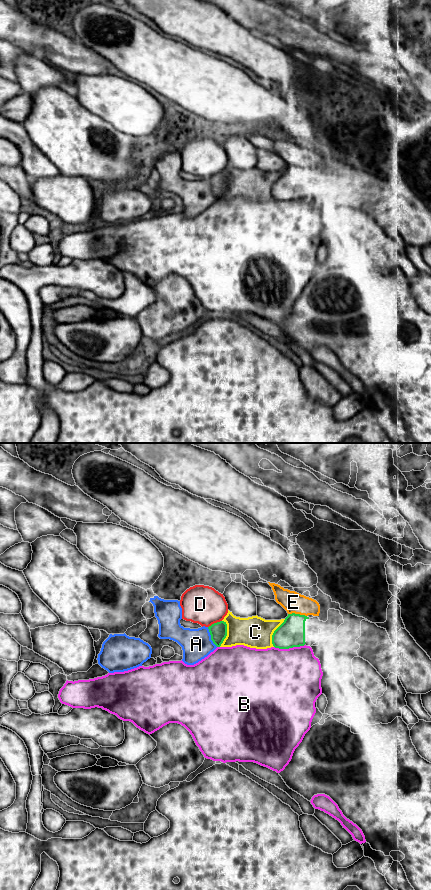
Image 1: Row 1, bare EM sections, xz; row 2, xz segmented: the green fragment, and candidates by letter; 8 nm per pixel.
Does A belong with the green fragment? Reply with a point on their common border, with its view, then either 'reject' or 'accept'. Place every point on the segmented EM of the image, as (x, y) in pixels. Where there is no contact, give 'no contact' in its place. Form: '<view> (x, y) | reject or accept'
xz (211, 637) | accept

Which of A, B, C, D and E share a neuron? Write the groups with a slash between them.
A / B / C / D / E

